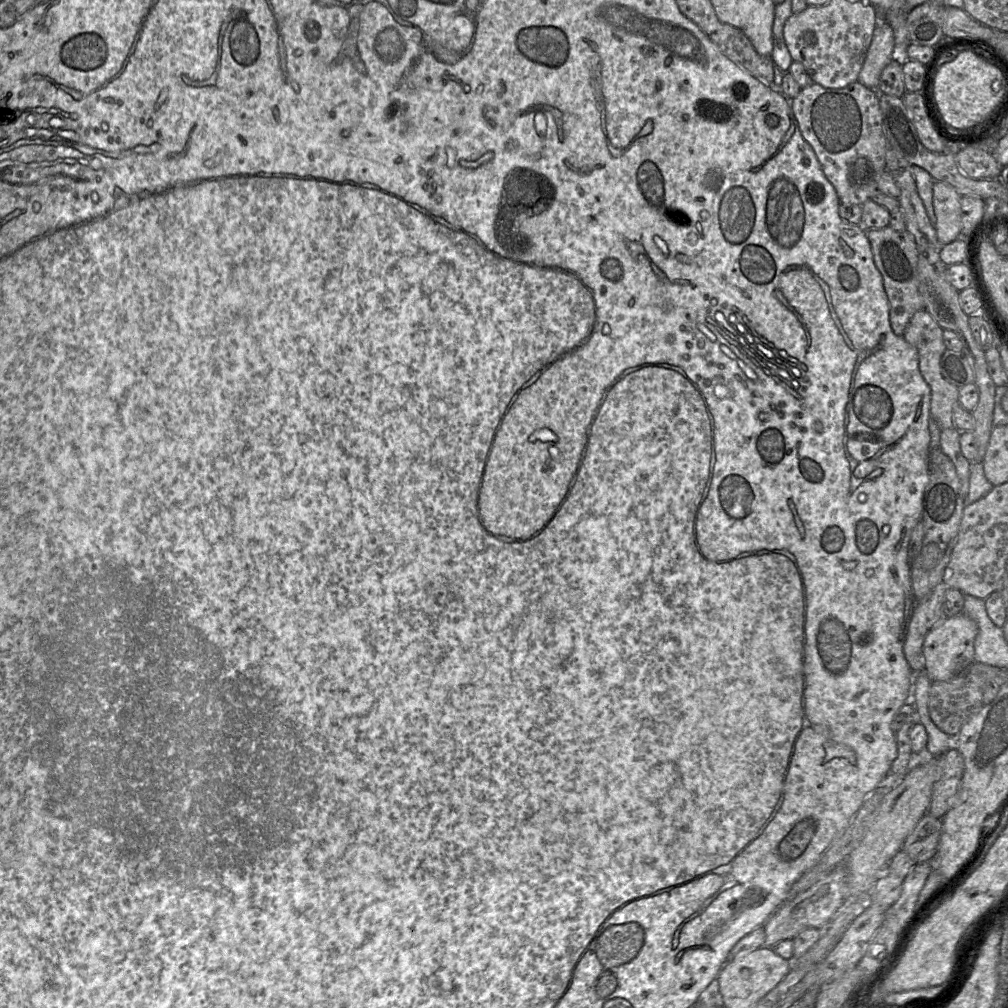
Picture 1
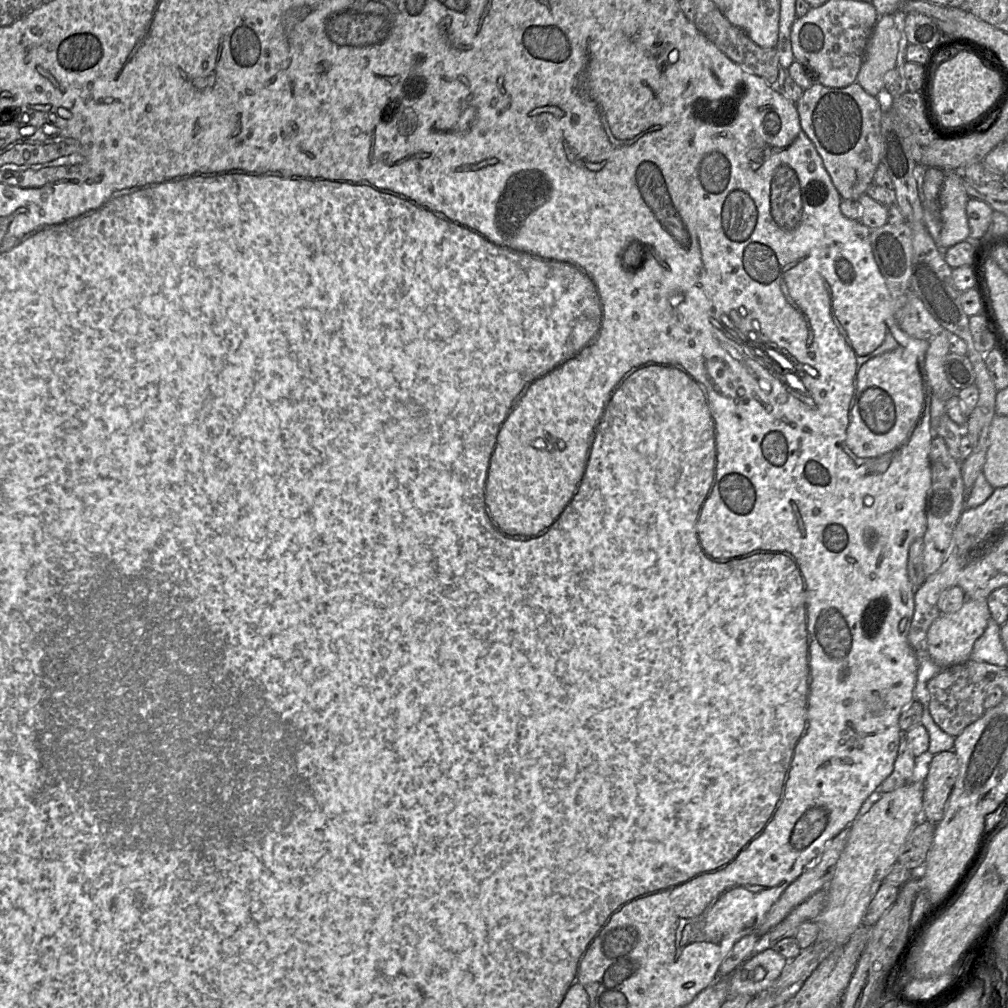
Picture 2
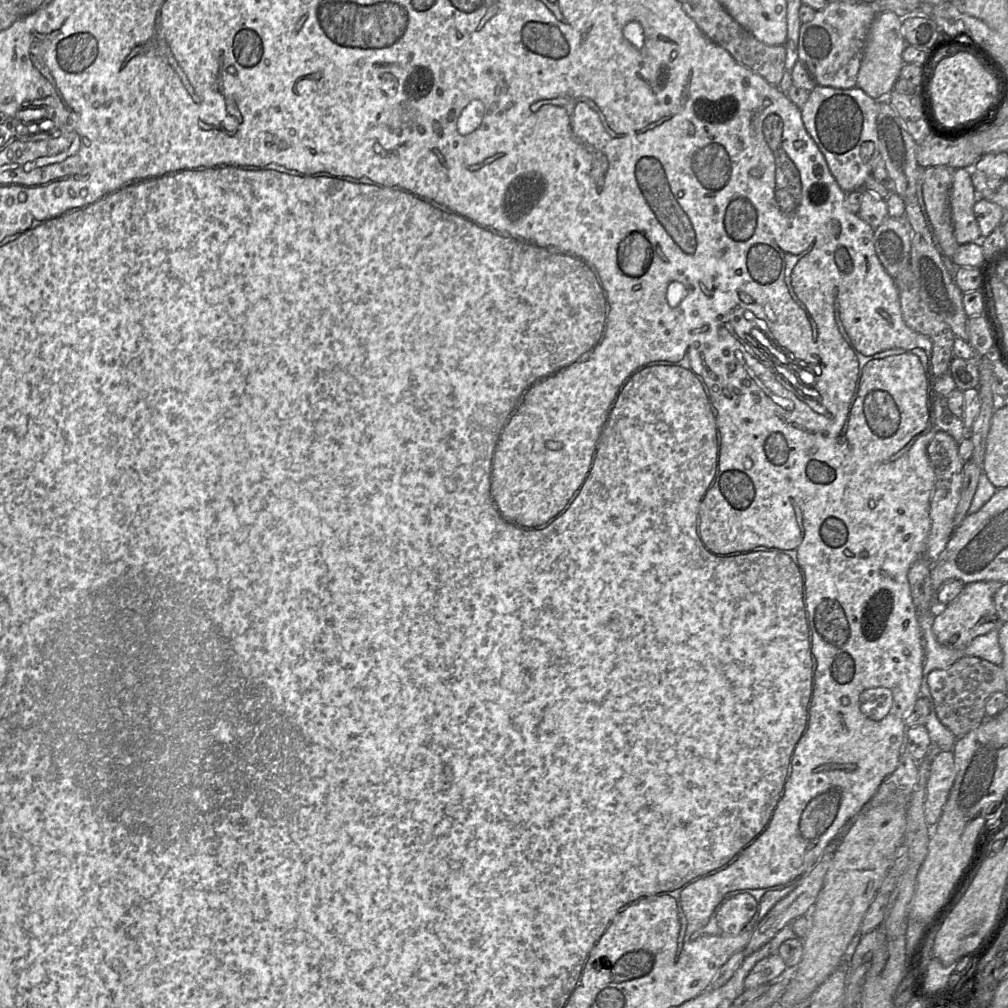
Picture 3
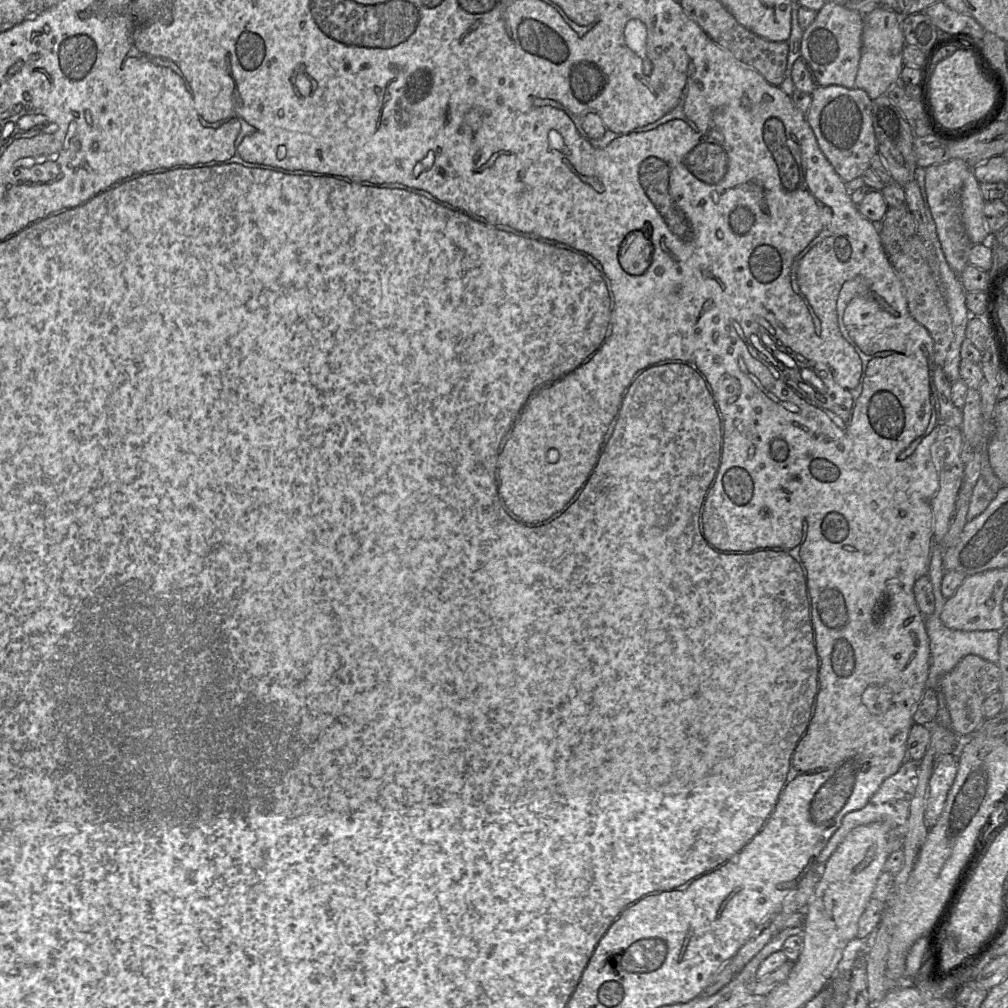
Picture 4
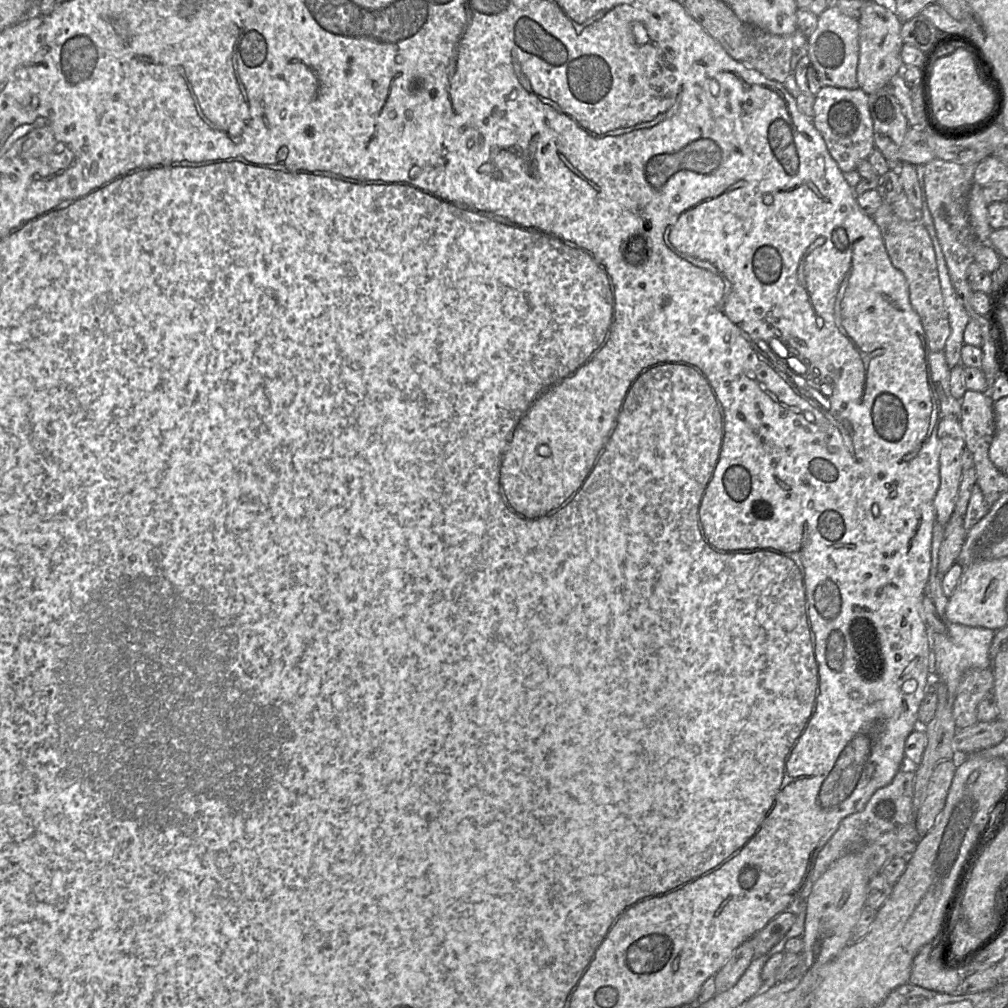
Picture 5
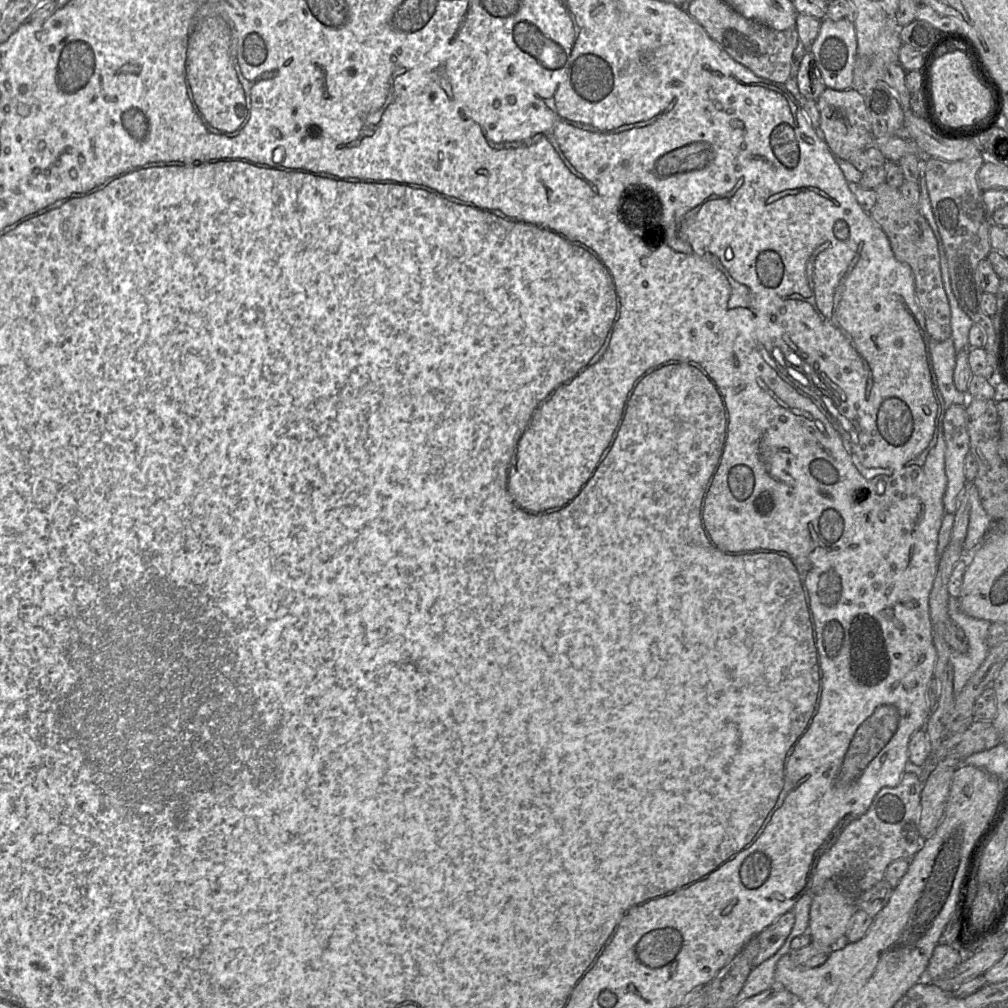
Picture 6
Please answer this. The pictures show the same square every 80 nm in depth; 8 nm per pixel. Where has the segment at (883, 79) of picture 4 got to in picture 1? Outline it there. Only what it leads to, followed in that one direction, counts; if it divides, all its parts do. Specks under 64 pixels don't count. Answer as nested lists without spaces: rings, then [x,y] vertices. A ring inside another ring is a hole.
[[[880,21],[876,26],[870,47],[858,76],[858,82],[870,89],[877,89],[883,69],[892,61],[895,46],[891,26]]]

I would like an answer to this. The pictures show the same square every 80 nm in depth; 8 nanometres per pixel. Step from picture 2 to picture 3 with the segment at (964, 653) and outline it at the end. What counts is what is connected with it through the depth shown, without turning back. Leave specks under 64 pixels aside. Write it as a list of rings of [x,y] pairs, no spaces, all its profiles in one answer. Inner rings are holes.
[[[977,581],[964,585],[961,593],[945,605],[945,609],[933,619],[932,630],[939,643],[954,649],[965,649],[977,636],[991,630],[999,630],[1004,623],[997,613],[994,594],[1003,585],[998,581]]]

